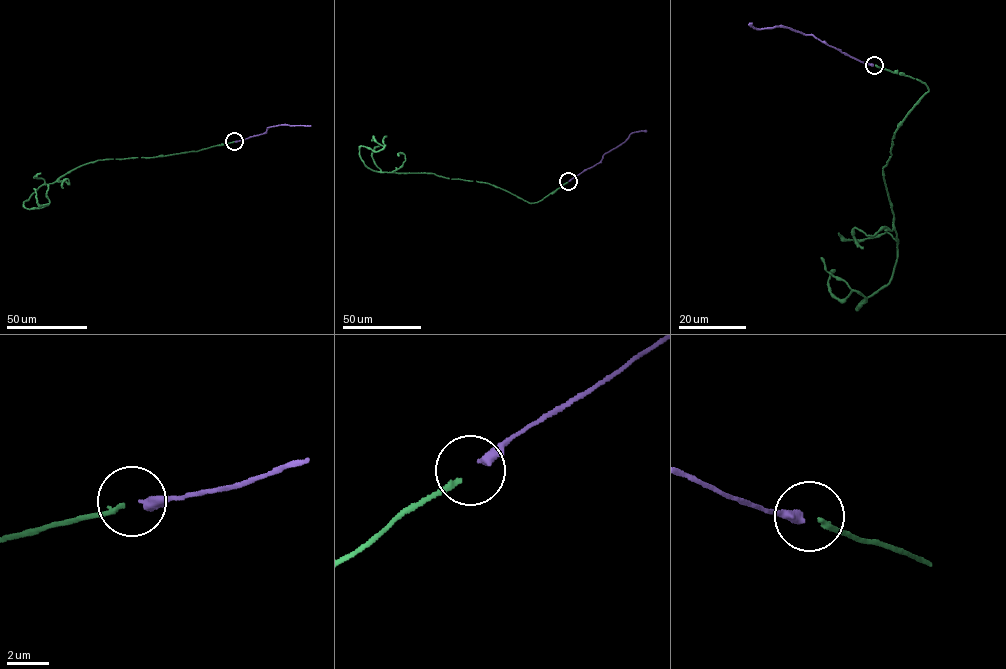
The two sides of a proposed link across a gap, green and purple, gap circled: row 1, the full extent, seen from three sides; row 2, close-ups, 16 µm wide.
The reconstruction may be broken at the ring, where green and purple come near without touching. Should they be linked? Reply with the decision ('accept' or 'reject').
accept

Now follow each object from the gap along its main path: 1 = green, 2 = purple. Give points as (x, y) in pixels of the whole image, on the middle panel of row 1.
1: (567, 182), (530, 203), (488, 183), (378, 172), (359, 154), (361, 145), (383, 147), (371, 140)
2: (568, 181), (597, 163), (631, 134), (646, 132)

